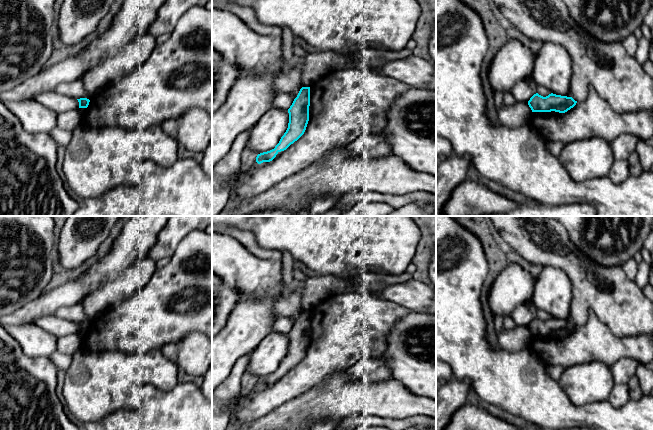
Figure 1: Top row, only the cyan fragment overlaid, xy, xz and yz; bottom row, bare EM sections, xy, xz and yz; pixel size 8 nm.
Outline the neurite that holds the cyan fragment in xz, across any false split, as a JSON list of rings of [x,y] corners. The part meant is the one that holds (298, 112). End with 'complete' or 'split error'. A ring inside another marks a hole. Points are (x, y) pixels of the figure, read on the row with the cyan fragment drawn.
[[[302,87],[288,109],[289,123],[286,132],[274,149],[257,155],[258,164],[272,161],[279,152],[286,150],[304,134],[309,121],[309,106],[310,87]]] | complete

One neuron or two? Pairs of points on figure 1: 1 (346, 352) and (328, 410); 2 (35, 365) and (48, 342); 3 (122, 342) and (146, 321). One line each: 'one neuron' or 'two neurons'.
1: two neurons
2: two neurons
3: one neuron

